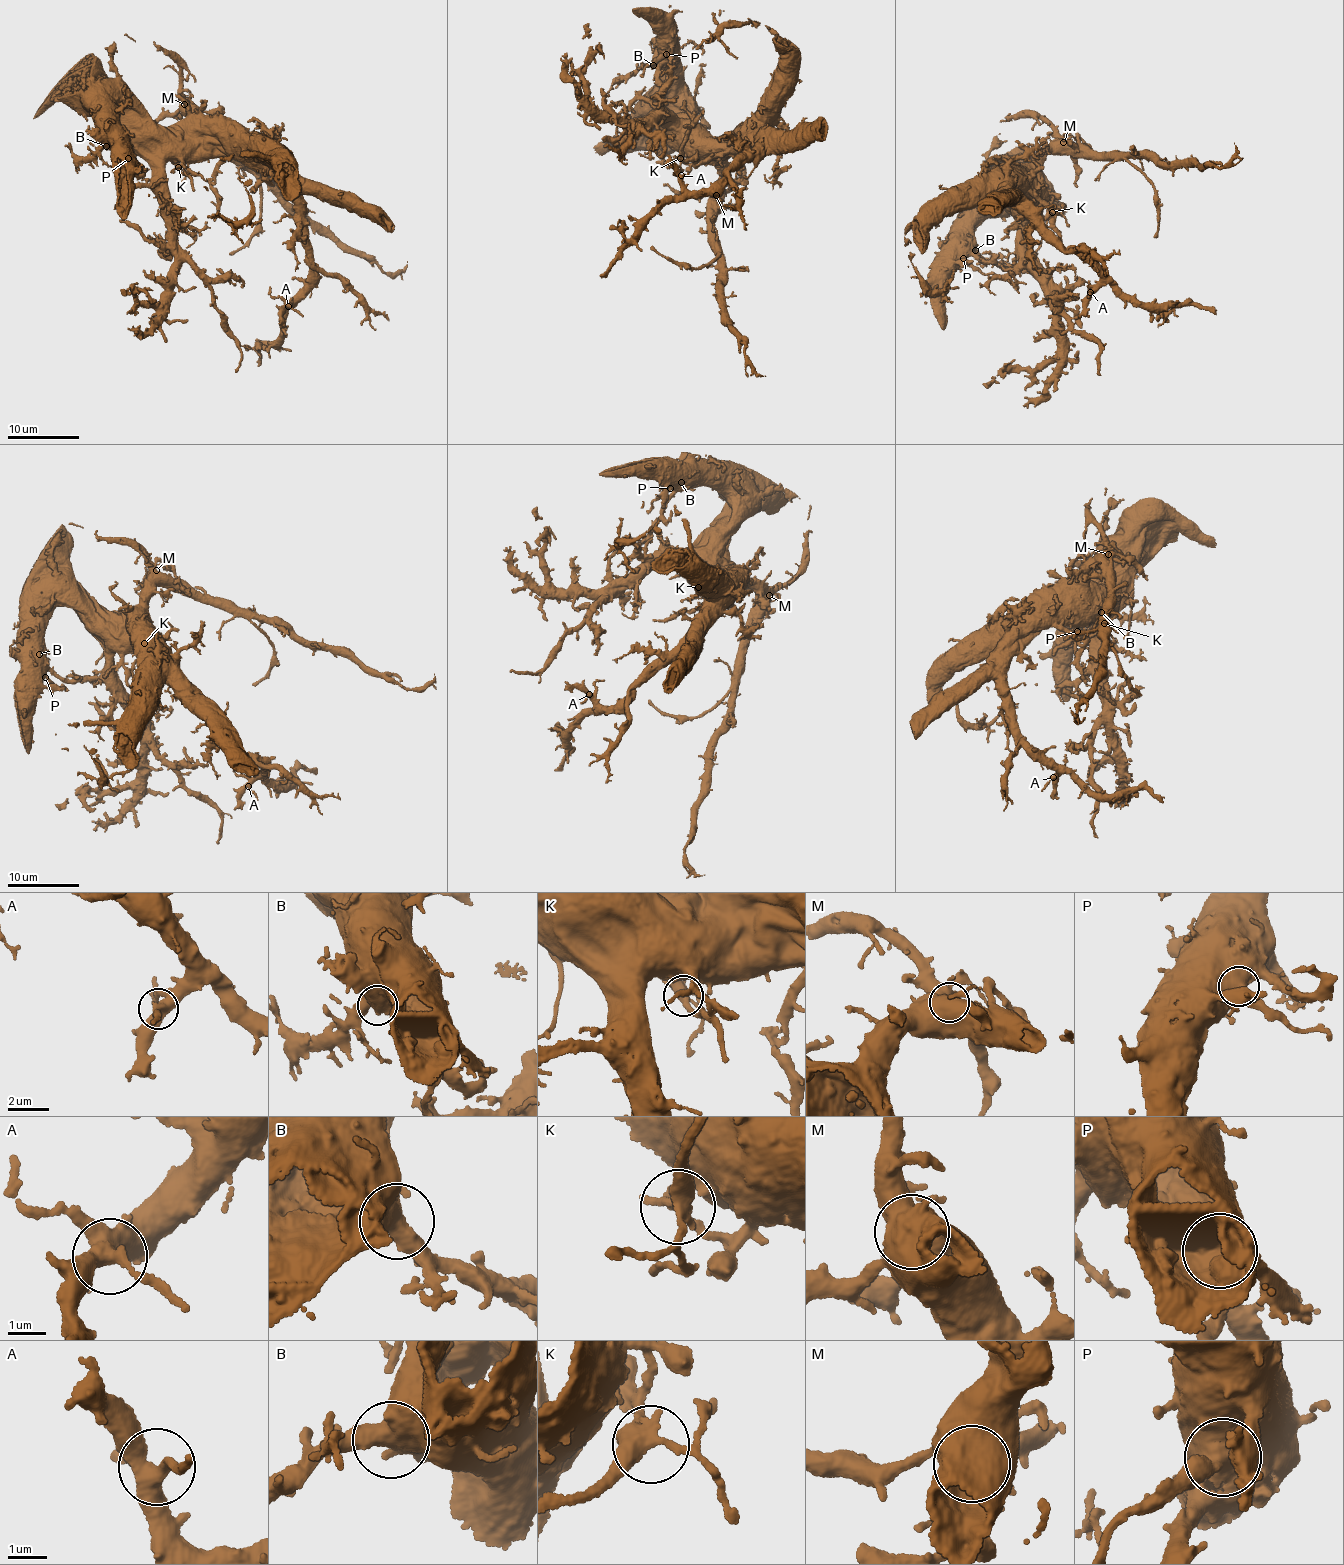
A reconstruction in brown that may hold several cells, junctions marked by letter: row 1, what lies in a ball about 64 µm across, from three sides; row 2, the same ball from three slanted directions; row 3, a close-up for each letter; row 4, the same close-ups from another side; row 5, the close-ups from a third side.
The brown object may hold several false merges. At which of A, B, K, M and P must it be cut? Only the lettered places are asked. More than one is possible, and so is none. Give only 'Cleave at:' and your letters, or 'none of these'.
Cleave at: none of these

